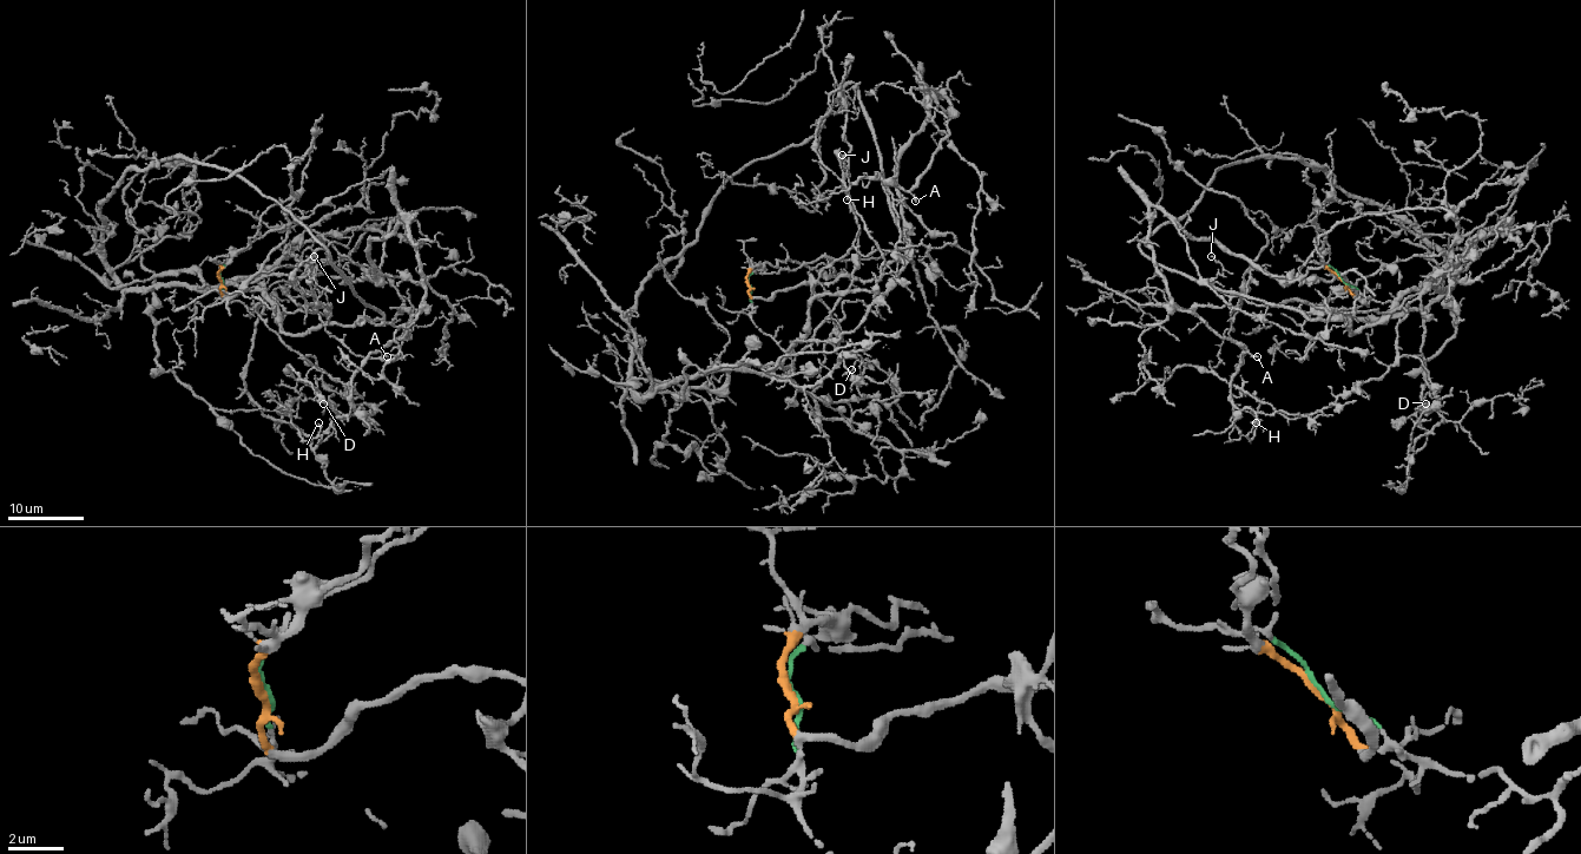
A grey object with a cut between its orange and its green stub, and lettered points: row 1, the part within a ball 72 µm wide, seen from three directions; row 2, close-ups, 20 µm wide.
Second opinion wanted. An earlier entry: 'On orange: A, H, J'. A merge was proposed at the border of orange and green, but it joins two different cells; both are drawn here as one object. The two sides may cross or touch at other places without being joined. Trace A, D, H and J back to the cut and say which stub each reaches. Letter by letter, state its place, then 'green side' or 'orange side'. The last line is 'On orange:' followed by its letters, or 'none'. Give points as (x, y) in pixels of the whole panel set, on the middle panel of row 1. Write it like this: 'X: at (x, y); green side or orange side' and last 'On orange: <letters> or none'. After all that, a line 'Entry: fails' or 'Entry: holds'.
A: at (915, 201); orange side
D: at (851, 369); green side
H: at (847, 199); orange side
J: at (842, 155); green side
On orange: A, H
Entry: fails

